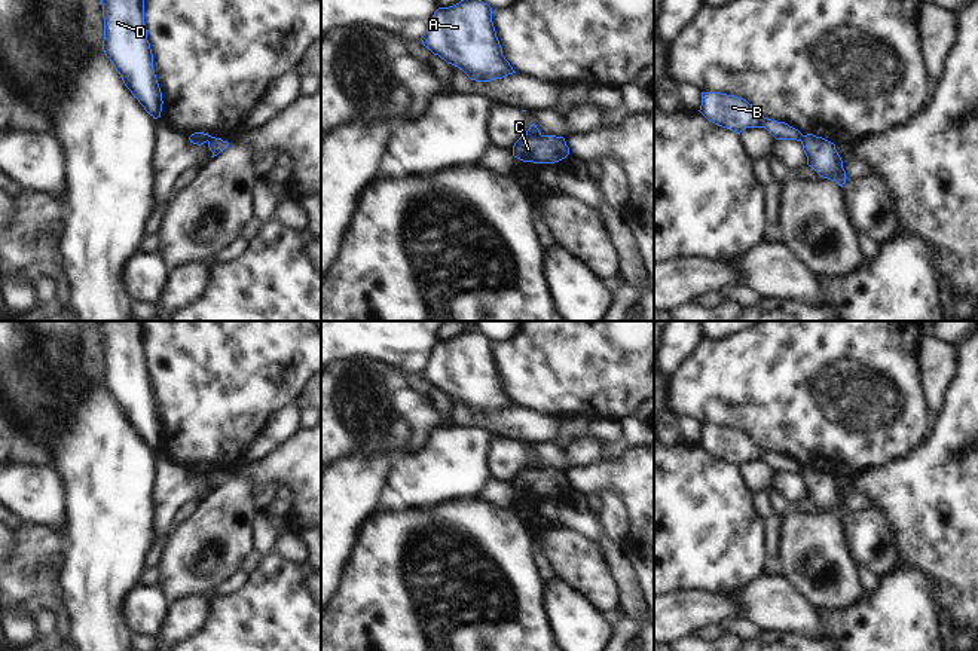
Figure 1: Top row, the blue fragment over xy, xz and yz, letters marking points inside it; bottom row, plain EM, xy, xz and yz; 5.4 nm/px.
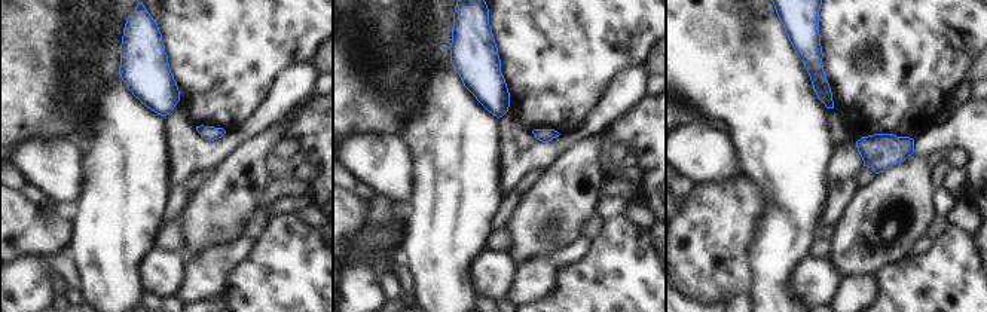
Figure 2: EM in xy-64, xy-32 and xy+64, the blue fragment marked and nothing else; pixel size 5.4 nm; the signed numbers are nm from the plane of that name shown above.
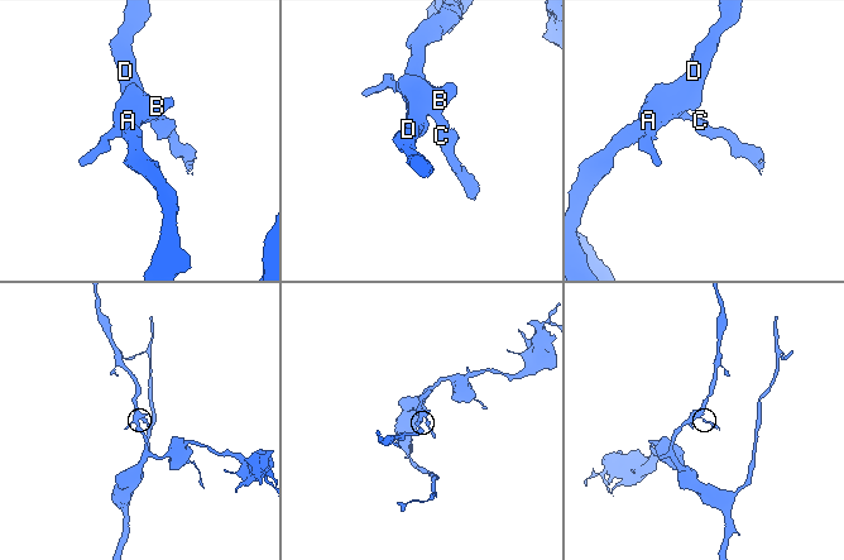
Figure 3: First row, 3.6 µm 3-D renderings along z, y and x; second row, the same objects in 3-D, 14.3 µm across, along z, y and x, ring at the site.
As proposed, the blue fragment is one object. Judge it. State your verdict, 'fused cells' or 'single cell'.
fused cells

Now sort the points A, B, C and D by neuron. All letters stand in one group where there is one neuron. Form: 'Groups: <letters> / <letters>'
Groups: A B D / C.

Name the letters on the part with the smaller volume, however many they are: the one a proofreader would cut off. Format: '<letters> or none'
C

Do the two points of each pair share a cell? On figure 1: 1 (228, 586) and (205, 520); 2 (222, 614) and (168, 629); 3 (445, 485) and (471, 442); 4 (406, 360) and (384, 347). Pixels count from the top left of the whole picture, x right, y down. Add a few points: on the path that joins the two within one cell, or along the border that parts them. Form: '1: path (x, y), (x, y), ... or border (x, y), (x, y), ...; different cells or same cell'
1: border (238, 569), (211, 590), (195, 596); different cells
2: border (229, 593), (210, 601), (207, 620), (192, 635); different cells
3: path (445, 474), (464, 452); same cell
4: path (400, 354), (390, 347); same cell

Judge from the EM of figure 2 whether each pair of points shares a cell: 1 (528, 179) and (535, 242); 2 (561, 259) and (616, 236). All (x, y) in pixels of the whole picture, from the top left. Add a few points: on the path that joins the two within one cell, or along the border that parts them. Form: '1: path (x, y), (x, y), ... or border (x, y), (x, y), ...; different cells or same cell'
1: border (544, 170), (519, 195); different cells
2: border (590, 241), (590, 247), (577, 260), (561, 268); different cells

